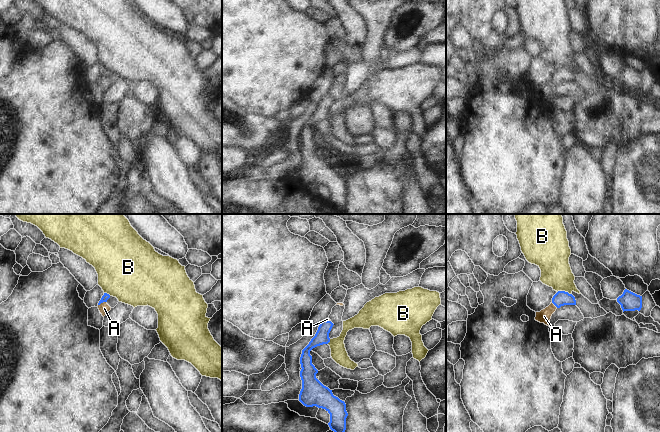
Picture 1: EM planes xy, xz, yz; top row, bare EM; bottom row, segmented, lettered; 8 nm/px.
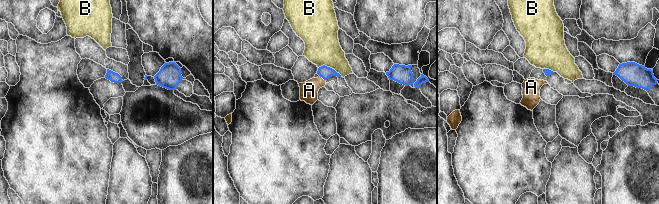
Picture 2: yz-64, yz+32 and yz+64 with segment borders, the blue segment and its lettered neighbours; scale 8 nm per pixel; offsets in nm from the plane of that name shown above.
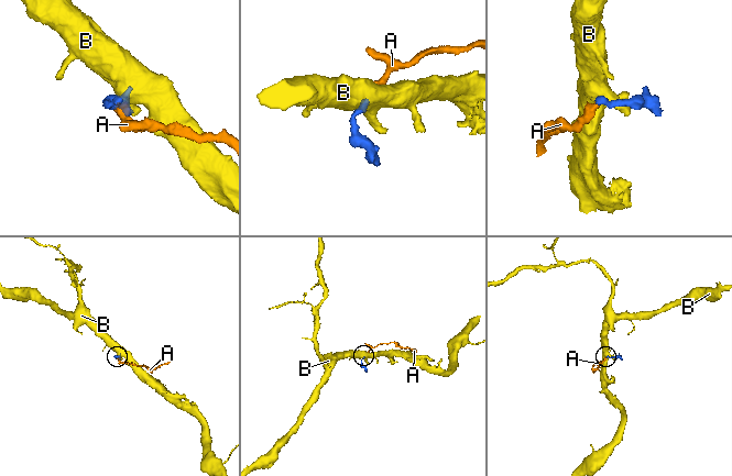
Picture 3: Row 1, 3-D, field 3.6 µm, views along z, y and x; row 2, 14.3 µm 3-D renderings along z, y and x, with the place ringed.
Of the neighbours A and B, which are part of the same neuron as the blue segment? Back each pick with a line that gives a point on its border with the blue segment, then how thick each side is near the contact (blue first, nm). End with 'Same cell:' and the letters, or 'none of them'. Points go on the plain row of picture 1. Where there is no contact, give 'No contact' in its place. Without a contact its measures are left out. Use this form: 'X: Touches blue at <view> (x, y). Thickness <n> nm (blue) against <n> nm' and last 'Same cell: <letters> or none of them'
A: Touches blue at xy (102, 78). Thickness 60 nm (blue) against 90 nm
Same cell: A

